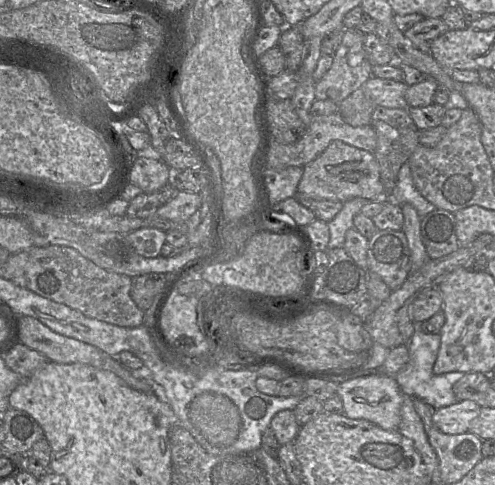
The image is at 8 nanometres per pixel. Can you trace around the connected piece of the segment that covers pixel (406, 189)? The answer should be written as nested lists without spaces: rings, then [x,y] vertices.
[[[405,162],[398,173],[398,181],[391,193],[382,196],[385,201],[392,204],[403,205],[409,203],[417,210],[420,217],[430,213],[436,207],[425,199],[420,192],[416,189],[410,166]]]

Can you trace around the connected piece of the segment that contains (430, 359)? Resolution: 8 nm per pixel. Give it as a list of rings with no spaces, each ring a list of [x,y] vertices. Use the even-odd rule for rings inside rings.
[[[417,326],[407,346],[409,350],[409,362],[394,376],[402,393],[405,396],[421,399],[435,410],[450,406],[458,401],[453,393],[453,385],[464,373],[457,371],[441,375],[433,373],[433,366],[440,348],[440,334],[425,333]]]

